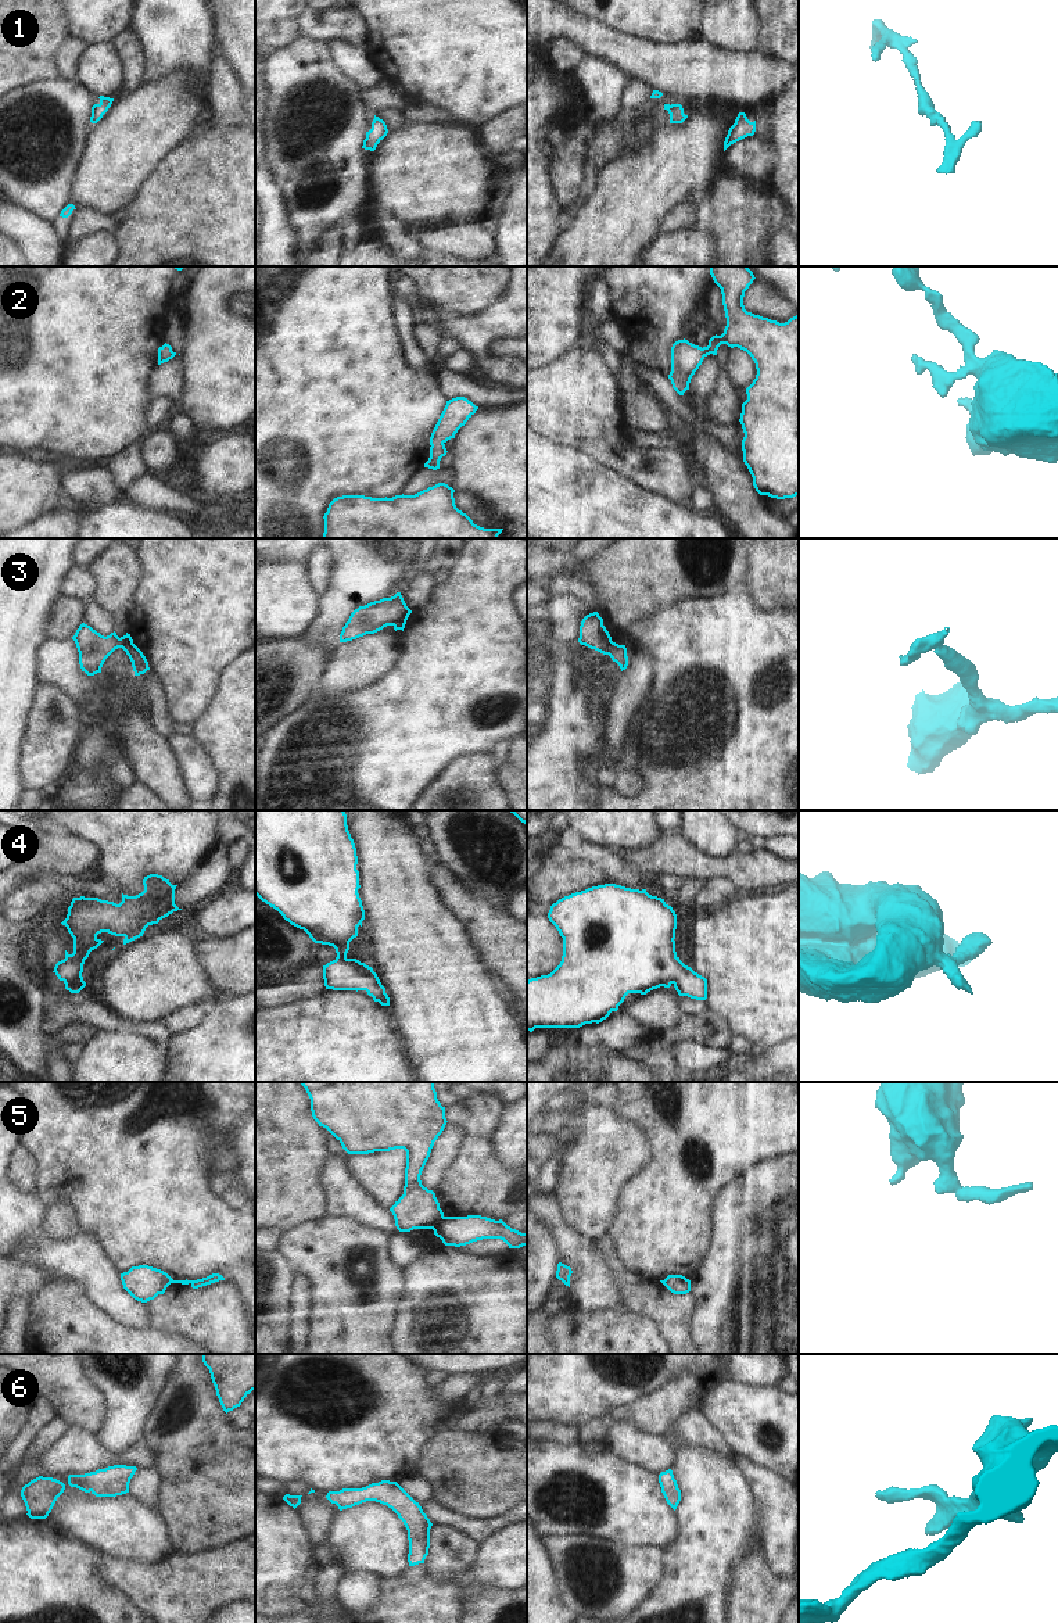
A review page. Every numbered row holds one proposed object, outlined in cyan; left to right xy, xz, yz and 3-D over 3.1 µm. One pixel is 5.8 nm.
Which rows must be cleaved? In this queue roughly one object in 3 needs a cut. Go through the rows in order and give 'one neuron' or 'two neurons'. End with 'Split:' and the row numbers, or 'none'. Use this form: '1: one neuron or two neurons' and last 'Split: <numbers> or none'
1: one neuron
2: one neuron
3: two neurons
4: one neuron
5: two neurons
6: one neuron
Split: 3, 5

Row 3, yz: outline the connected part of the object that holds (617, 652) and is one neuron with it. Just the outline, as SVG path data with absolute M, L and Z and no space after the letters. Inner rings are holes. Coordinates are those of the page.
M612 641L606 655L609 655L612 658L612 660L620 666L621 671L627 669L628 656L627 656L625 645L618 645Z

